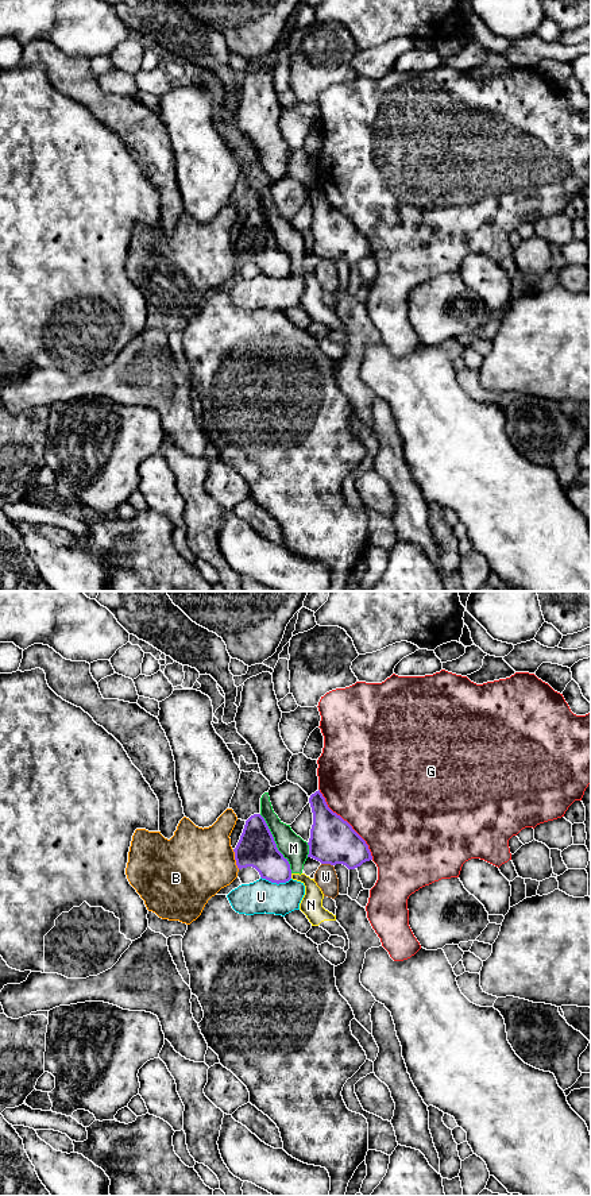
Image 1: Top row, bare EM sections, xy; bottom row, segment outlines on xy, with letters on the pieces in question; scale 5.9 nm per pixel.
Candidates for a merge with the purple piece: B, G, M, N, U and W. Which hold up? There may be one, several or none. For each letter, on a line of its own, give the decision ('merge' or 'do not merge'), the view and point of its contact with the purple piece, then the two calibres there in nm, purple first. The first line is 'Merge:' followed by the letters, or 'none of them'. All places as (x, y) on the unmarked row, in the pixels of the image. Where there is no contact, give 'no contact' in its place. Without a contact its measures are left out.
Merge: none of them
B: do not merge; contact xy (235, 254); calibres 220 and 420 nm
G: do not merge; contact xy (347, 218); calibres 280 and 500 nm
M: do not merge; contact xy (275, 239); calibres 220 and 150 nm
N: do not merge; contact xy (290, 272); calibres 220 and 130 nm
U: do not merge; contact xy (275, 277); calibres 220 and 200 nm
W: do not merge; contact xy (327, 258); calibres 280 and 130 nm

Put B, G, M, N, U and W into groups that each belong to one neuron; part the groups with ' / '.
B / G / M N / U / W

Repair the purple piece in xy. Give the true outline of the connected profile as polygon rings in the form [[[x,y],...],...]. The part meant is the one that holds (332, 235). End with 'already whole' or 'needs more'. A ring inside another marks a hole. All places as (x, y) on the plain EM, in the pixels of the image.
[[[320,185],[310,190],[309,198],[313,220],[308,238],[308,252],[321,259],[343,259],[348,265],[355,265],[372,255],[366,236],[347,216],[328,202]]]; already whole

